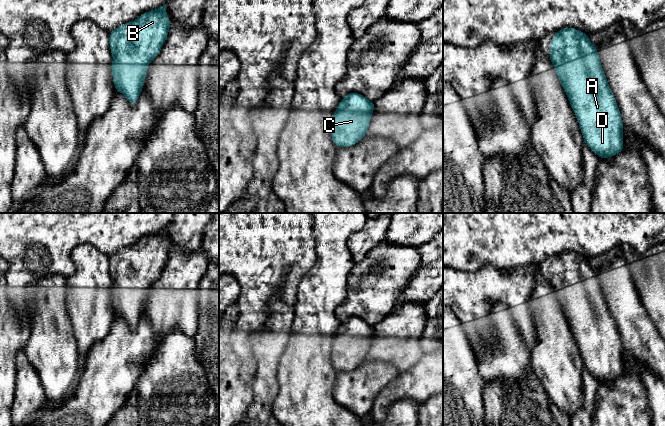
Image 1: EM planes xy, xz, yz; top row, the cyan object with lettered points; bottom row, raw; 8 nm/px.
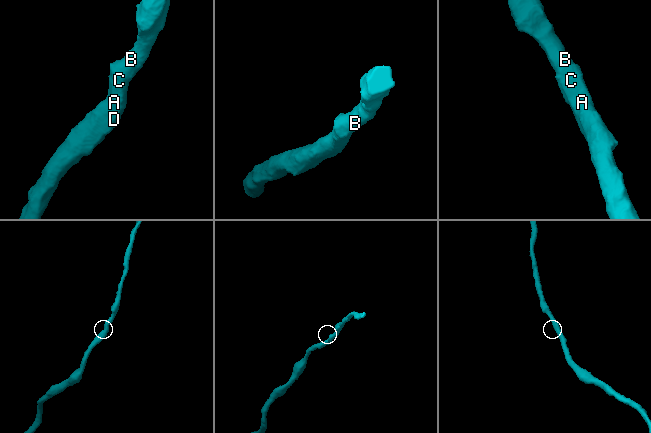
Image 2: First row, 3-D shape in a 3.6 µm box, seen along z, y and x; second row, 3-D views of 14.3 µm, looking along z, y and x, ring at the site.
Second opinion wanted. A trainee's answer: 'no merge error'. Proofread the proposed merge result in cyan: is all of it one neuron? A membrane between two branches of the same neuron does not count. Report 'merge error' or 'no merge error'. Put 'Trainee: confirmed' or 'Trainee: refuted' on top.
Trainee: confirmed
no merge error

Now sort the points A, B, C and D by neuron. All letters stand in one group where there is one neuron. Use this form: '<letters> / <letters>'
A B C D

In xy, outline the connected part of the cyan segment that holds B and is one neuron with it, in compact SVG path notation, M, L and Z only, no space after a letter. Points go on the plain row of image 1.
M165 228L109 256L115 315L122 317L132 330L143 313L147 289L160 277L170 250Z

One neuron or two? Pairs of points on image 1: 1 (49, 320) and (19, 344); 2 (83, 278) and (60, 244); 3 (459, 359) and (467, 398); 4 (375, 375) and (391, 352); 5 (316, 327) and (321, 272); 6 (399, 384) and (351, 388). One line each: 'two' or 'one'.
1: two
2: two
3: one
4: two
5: one
6: two

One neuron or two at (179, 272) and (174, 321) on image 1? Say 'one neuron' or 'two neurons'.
one neuron

